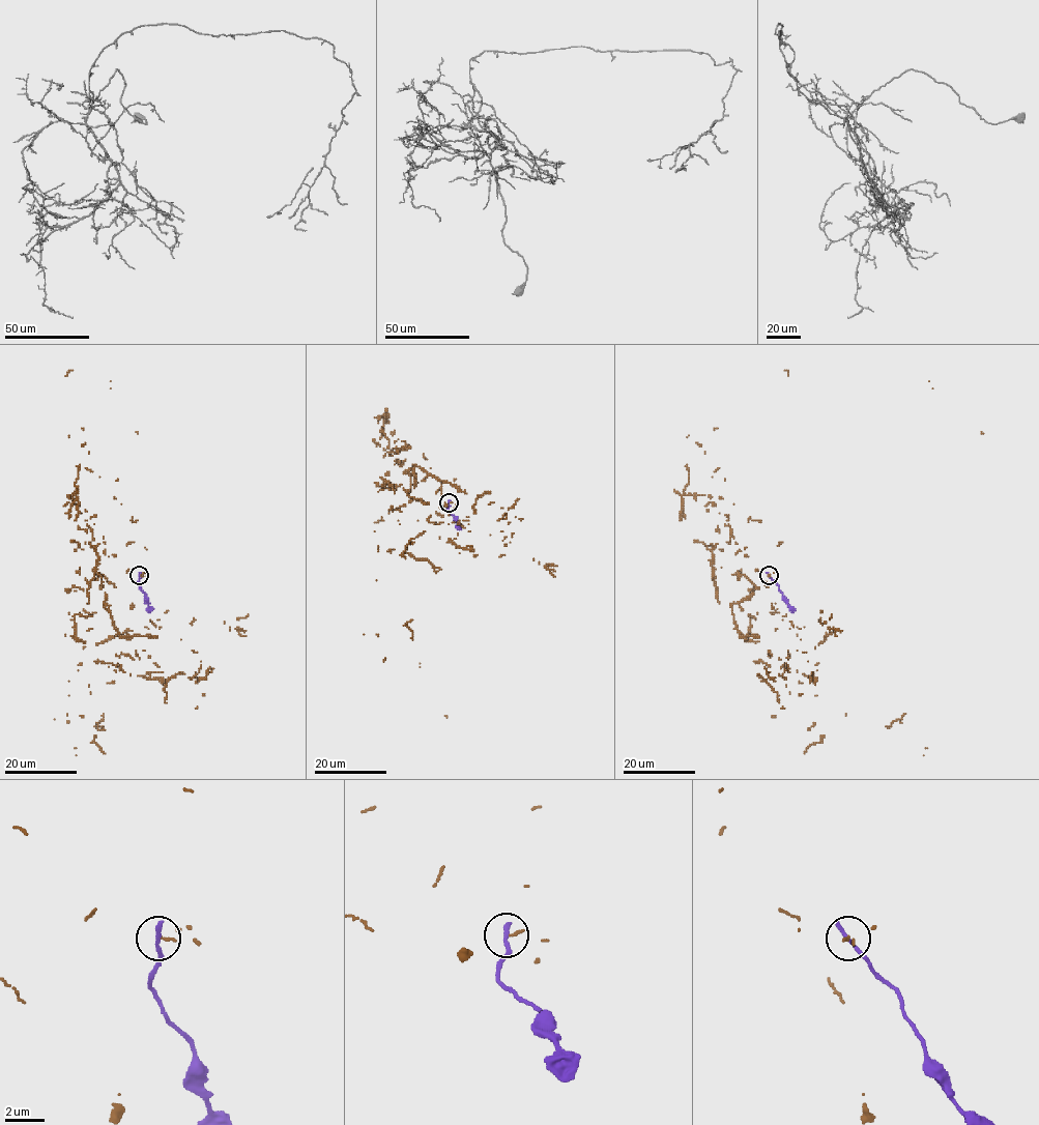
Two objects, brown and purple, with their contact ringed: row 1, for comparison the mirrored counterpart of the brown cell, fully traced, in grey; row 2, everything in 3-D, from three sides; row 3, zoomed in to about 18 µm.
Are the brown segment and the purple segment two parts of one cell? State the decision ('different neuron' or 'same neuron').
different neuron

